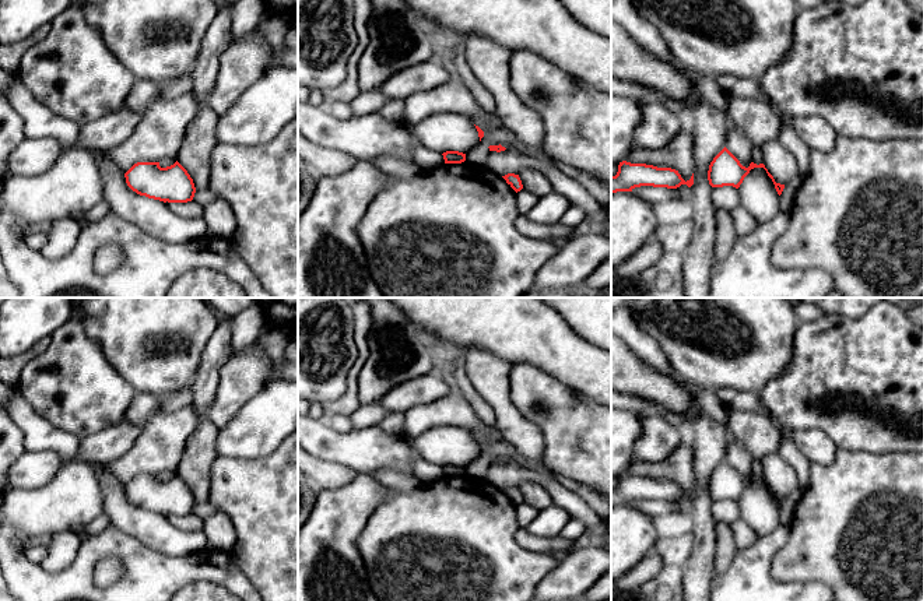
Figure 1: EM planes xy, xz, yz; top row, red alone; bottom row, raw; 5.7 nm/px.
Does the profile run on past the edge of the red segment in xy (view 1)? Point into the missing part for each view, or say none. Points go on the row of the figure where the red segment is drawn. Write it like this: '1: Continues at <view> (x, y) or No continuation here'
1: No continuation here

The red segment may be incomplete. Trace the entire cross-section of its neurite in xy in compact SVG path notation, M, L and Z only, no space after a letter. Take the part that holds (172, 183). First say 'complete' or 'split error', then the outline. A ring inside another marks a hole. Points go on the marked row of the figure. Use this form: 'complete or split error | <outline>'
complete | M178 161L166 168L159 162L137 162L124 178L137 194L164 203L187 203L196 193L193 179Z

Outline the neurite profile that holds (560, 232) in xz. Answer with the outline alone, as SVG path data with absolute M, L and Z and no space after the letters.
M519 214L516 226L520 233L533 239L554 239L564 242L573 236L573 228L564 224L543 225L531 221L527 215Z

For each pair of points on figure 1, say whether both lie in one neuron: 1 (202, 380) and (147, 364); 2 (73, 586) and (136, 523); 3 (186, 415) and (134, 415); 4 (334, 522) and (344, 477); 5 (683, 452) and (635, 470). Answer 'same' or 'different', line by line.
1: different
2: different
3: different
4: different
5: same

